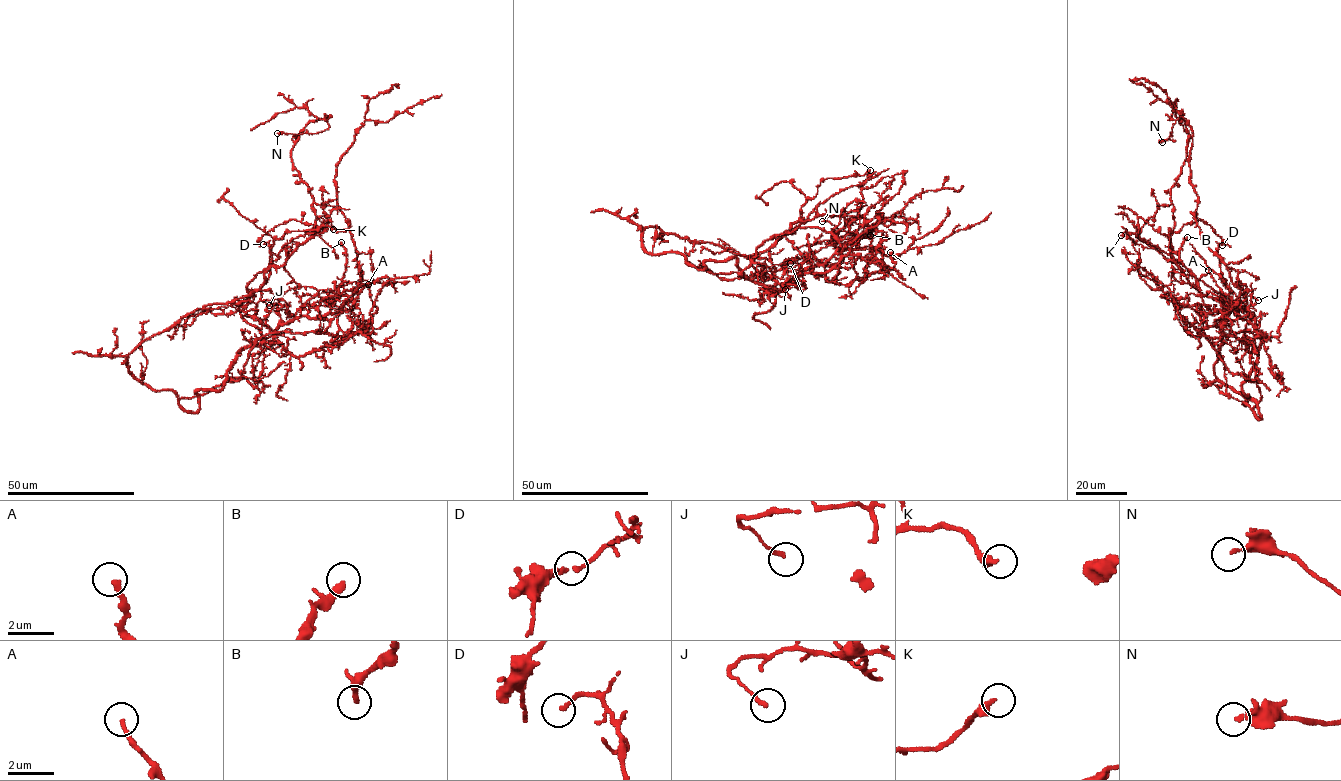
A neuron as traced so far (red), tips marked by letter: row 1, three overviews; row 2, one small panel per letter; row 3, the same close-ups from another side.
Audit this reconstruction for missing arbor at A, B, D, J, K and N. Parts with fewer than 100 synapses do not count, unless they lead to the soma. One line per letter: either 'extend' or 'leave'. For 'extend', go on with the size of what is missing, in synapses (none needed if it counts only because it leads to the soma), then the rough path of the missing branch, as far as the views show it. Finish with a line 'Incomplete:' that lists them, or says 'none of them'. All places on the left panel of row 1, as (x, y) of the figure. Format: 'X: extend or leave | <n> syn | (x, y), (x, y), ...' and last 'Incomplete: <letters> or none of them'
A: leave
B: leave
D: leave
J: leave
K: leave
N: leave
Incomplete: none of them

